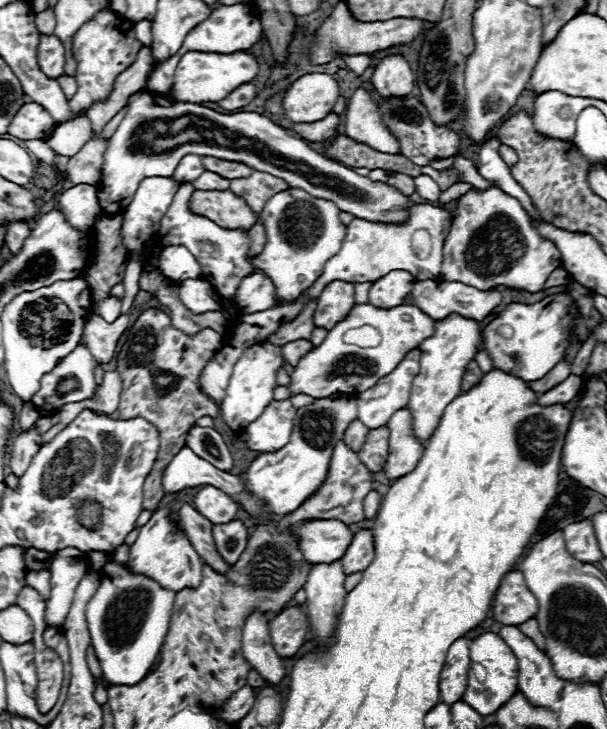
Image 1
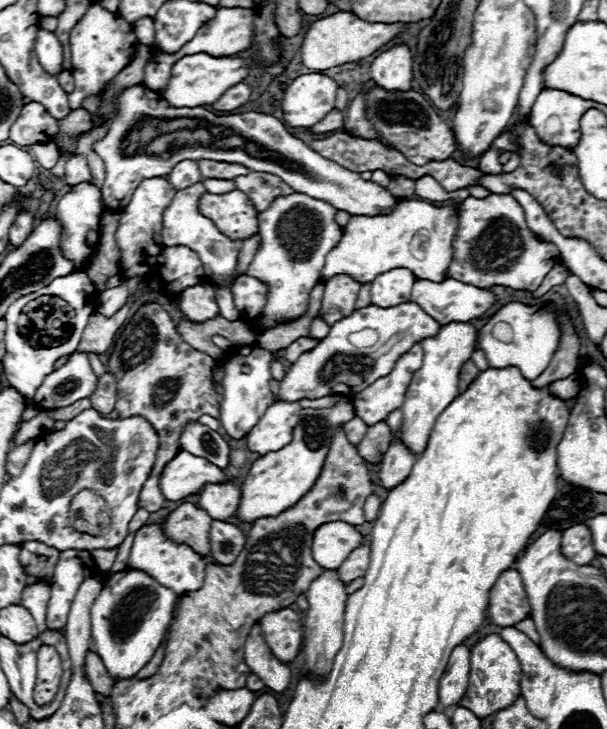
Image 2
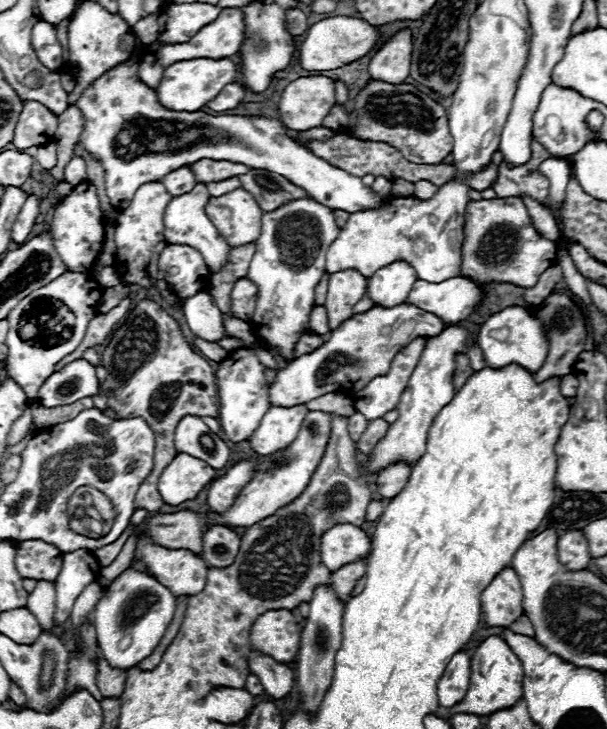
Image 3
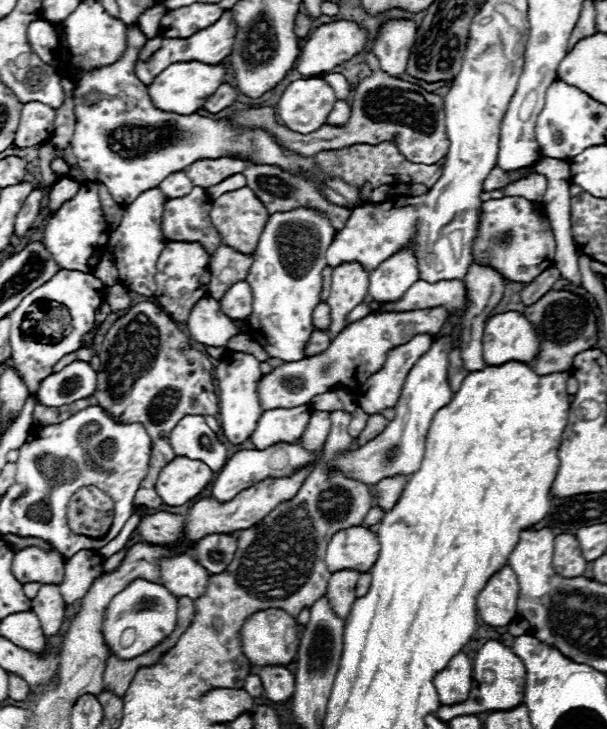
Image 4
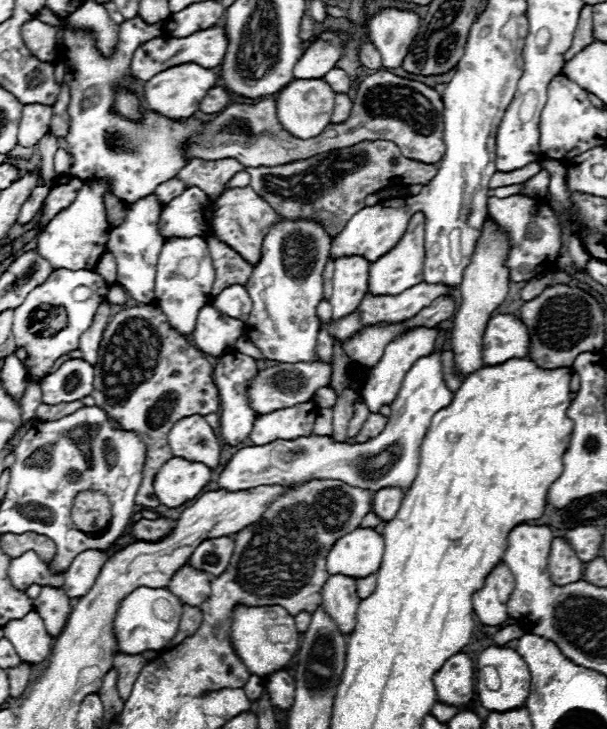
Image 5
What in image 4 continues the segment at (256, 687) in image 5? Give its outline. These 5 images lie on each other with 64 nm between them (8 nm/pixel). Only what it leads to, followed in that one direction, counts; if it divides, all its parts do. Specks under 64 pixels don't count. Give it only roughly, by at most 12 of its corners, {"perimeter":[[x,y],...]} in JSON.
{"perimeter":[[258,674],[246,678],[244,690],[252,698],[264,694],[262,680]]}

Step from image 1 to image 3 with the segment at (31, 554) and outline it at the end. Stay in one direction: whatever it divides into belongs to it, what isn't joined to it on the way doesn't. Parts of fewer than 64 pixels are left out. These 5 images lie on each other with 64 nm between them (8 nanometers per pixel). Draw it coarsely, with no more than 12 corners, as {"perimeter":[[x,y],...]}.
{"perimeter":[[42,540],[18,544],[22,578],[54,582],[62,552]]}

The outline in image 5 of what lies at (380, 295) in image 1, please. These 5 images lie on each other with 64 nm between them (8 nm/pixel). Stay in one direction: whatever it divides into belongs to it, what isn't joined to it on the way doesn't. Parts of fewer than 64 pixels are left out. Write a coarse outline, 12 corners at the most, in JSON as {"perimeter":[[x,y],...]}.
{"perimeter":[[424,216],[370,264],[370,292],[396,296],[424,280]]}

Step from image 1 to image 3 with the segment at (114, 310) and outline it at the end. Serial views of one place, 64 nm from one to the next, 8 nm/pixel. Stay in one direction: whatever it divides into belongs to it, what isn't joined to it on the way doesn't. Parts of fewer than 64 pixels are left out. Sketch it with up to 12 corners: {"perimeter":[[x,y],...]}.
{"perimeter":[[126,284],[106,288],[98,310],[106,314],[120,302],[122,296],[130,294]]}

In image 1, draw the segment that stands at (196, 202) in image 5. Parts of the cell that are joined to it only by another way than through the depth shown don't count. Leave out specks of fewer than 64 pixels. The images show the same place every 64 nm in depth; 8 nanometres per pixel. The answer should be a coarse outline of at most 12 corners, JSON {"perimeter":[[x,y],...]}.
{"perimeter":[[192,184],[162,216],[160,244],[190,248],[202,278],[234,300],[252,274],[248,234],[190,210]]}

